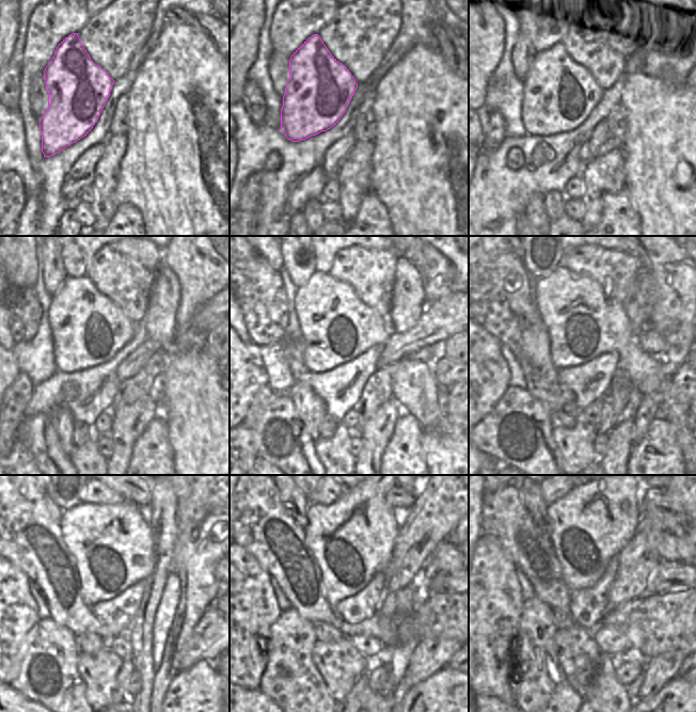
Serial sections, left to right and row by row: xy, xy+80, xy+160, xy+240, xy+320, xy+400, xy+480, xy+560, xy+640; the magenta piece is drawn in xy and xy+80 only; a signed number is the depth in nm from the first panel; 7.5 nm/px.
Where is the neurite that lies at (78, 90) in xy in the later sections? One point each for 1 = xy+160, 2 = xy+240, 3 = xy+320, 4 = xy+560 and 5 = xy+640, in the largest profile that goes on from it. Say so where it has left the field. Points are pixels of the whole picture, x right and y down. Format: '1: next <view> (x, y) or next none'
1: next xy+160 (559, 93)
2: next xy+240 (88, 329)
3: next xy+320 (336, 326)
4: next xy+560 (352, 539)
5: next xy+640 (588, 526)

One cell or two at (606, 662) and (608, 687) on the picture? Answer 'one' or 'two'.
one

